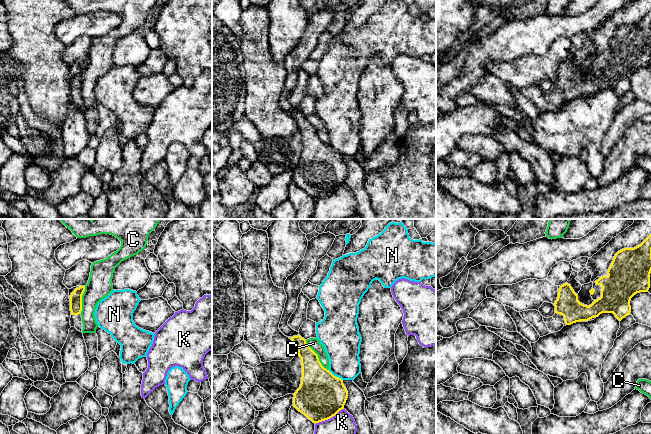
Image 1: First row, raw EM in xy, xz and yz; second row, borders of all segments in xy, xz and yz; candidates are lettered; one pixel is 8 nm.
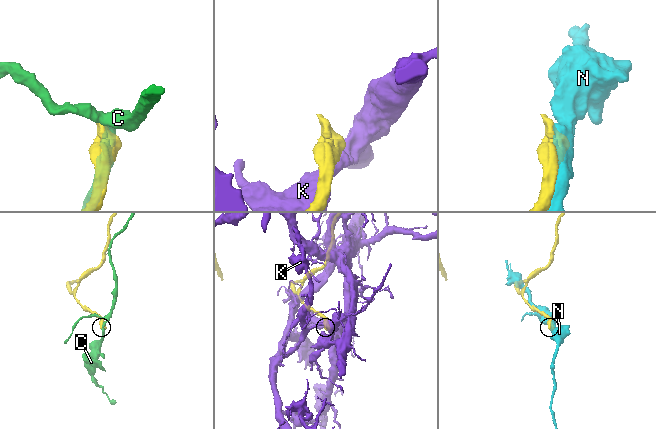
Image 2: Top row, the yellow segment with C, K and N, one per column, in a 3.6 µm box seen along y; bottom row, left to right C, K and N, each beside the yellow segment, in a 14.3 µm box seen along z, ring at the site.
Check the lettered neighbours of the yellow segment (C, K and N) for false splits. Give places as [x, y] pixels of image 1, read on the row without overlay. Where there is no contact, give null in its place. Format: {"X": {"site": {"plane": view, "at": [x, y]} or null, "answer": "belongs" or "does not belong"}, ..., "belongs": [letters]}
{"C": {"site": {"plane": "xz", "at": [317, 132]}, "answer": "does not belong"}, "K": {"site": {"plane": "xz", "at": [329, 194]}, "answer": "does not belong"}, "N": {"site": {"plane": "xz", "at": [335, 152]}, "answer": "does not belong"}, "belongs": []}

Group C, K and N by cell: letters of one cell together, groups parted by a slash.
C / K / N

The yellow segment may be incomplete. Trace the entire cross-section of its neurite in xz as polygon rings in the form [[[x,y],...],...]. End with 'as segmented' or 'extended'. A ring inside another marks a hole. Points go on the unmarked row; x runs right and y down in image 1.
[[[327,8],[308,17],[303,37],[285,56],[287,76],[279,100],[280,107],[290,113],[297,122],[301,134],[301,160],[293,170],[293,182],[315,200],[332,194],[344,185],[348,167],[341,154],[334,152],[322,142],[318,131],[307,121],[299,108],[288,101],[288,97],[297,84],[303,62],[316,48],[318,37],[327,31],[335,14],[334,10]]]; extended

